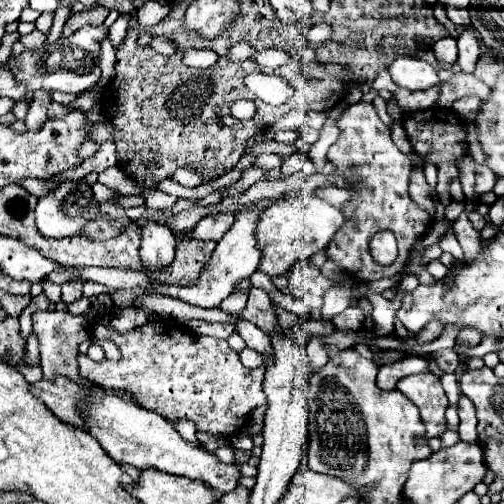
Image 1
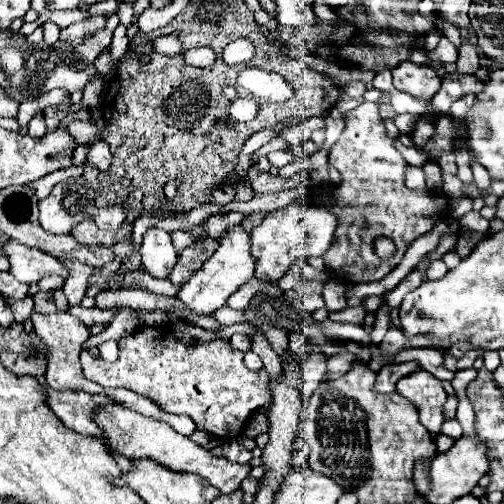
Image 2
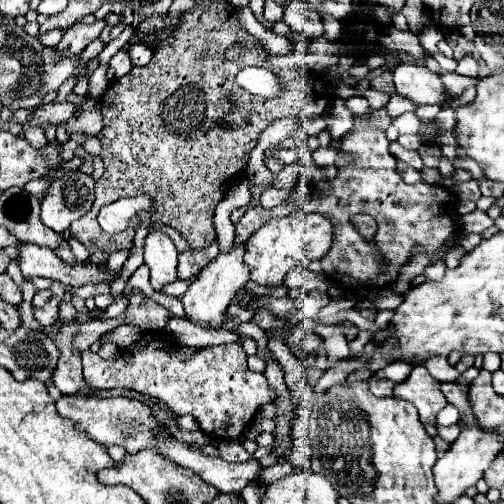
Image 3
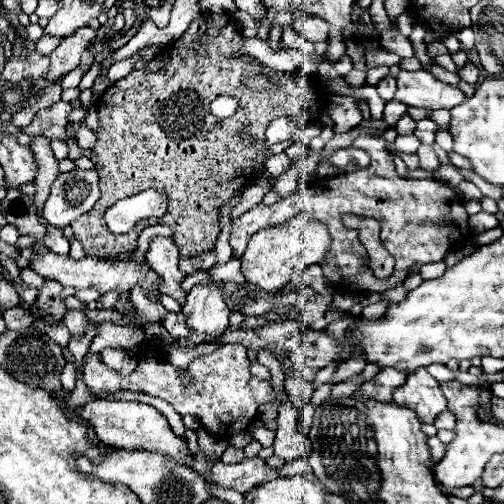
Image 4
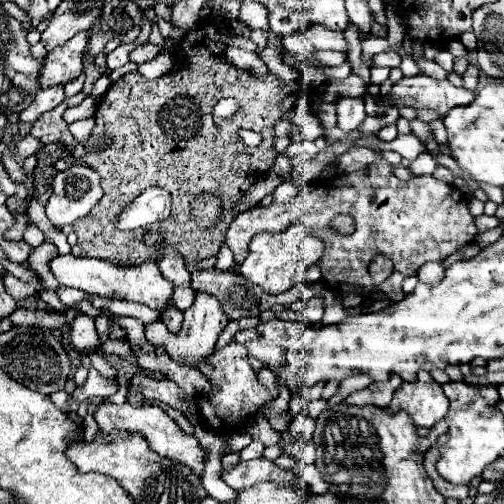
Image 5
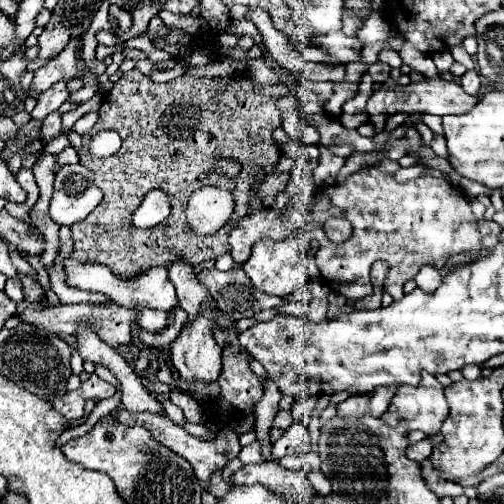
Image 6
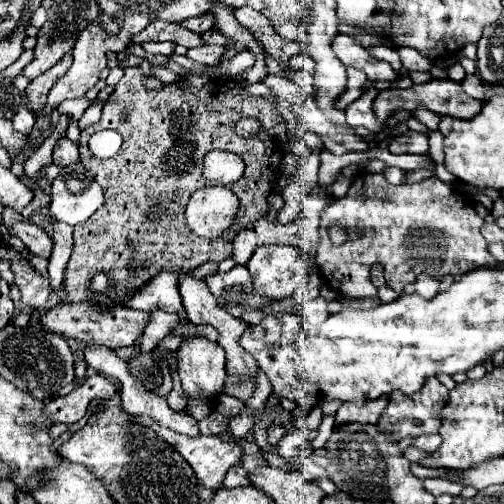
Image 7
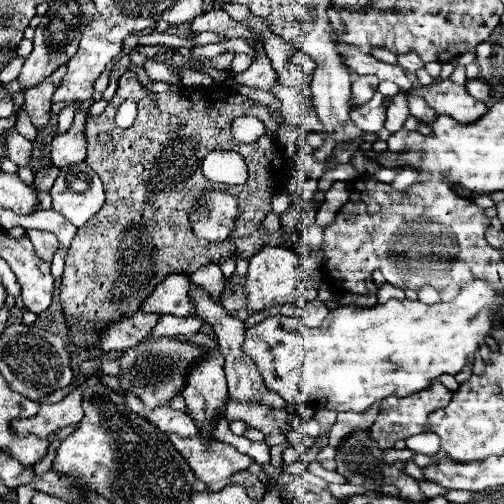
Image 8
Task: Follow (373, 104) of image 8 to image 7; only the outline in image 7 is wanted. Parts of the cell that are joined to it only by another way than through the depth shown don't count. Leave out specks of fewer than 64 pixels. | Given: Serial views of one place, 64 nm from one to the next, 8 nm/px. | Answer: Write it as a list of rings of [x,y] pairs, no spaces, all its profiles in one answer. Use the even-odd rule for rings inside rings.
[[[368,88],[368,92],[364,96],[360,96],[356,102],[352,102],[344,110],[348,126],[352,126],[352,128],[364,126],[370,132],[380,132],[382,130],[382,124],[376,120],[374,110],[372,110],[372,102],[374,102],[376,96],[378,96],[378,90],[376,88]]]

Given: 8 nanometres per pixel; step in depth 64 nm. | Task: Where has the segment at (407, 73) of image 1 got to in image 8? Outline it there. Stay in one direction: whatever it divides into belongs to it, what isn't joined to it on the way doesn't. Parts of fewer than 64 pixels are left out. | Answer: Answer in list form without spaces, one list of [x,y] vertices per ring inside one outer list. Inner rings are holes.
[[[438,80],[432,86],[420,86],[412,92],[406,92],[406,96],[422,96],[438,114],[452,116],[460,124],[472,124],[488,112],[484,102],[474,100],[466,86],[454,84],[452,80]]]

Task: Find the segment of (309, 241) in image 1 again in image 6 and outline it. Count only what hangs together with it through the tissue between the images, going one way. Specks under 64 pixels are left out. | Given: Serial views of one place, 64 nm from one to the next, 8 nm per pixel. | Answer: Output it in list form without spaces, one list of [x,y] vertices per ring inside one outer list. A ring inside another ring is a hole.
[[[290,236],[288,240],[282,240],[282,242],[264,238],[264,240],[254,244],[252,256],[244,264],[244,272],[248,274],[248,278],[252,280],[252,284],[260,292],[272,294],[272,296],[288,296],[290,292],[296,290],[296,284],[306,284],[308,282],[306,262],[308,260],[306,260],[306,252],[302,250],[302,238]]]

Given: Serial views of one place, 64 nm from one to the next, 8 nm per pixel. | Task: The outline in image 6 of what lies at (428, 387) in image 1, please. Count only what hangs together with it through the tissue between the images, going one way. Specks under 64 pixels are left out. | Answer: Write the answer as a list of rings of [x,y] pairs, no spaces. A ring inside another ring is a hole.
[[[400,386],[382,416],[384,422],[406,422],[406,430],[422,430],[424,434],[438,434],[448,416],[448,404],[442,390],[436,388],[404,388]]]

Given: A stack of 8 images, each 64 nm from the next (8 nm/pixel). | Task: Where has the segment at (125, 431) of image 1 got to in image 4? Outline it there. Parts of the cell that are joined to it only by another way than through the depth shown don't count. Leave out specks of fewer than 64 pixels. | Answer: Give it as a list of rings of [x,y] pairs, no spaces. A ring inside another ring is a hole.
[[[194,456],[192,468],[200,476],[210,478],[212,482],[216,482],[220,486],[238,490],[242,494],[264,484],[264,482],[268,482],[268,480],[280,478],[280,472],[276,468],[270,468],[266,464],[266,460],[262,460],[262,458],[246,458],[240,464],[216,462],[214,466],[208,466],[204,456]]]

